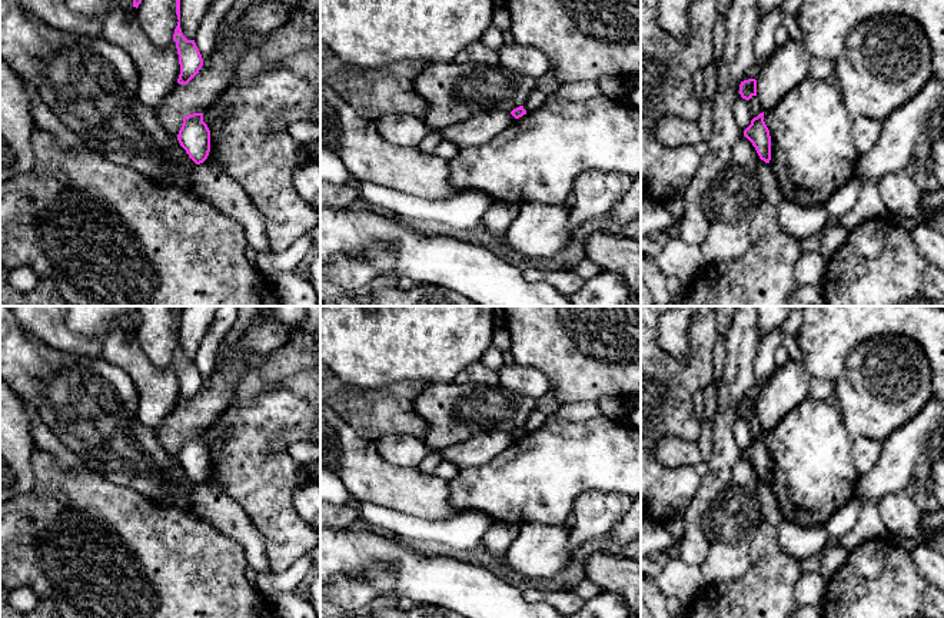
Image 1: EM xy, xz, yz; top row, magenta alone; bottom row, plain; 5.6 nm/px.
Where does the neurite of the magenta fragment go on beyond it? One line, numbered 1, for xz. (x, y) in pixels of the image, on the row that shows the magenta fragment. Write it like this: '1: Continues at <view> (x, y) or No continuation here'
1: No continuation here

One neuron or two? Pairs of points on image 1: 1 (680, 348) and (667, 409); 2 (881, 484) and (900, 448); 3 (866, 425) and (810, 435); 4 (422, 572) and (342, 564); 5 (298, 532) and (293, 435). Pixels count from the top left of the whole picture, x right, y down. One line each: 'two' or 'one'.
1: two
2: one
3: two
4: one
5: two

